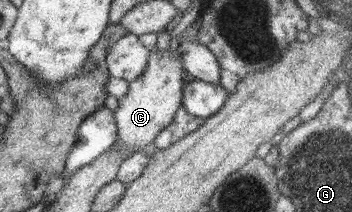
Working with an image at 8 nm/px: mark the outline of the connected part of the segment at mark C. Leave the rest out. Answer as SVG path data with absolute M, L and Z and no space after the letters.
M158 48L150 51L149 60L143 74L129 83L129 90L118 98L118 107L113 111L117 125L117 140L113 147L125 147L131 154L143 151L145 146L154 142L155 137L162 134L163 129L173 121L175 113L182 105L182 92L187 81L187 72L181 66L179 51L171 52L171 48L158 52Z

